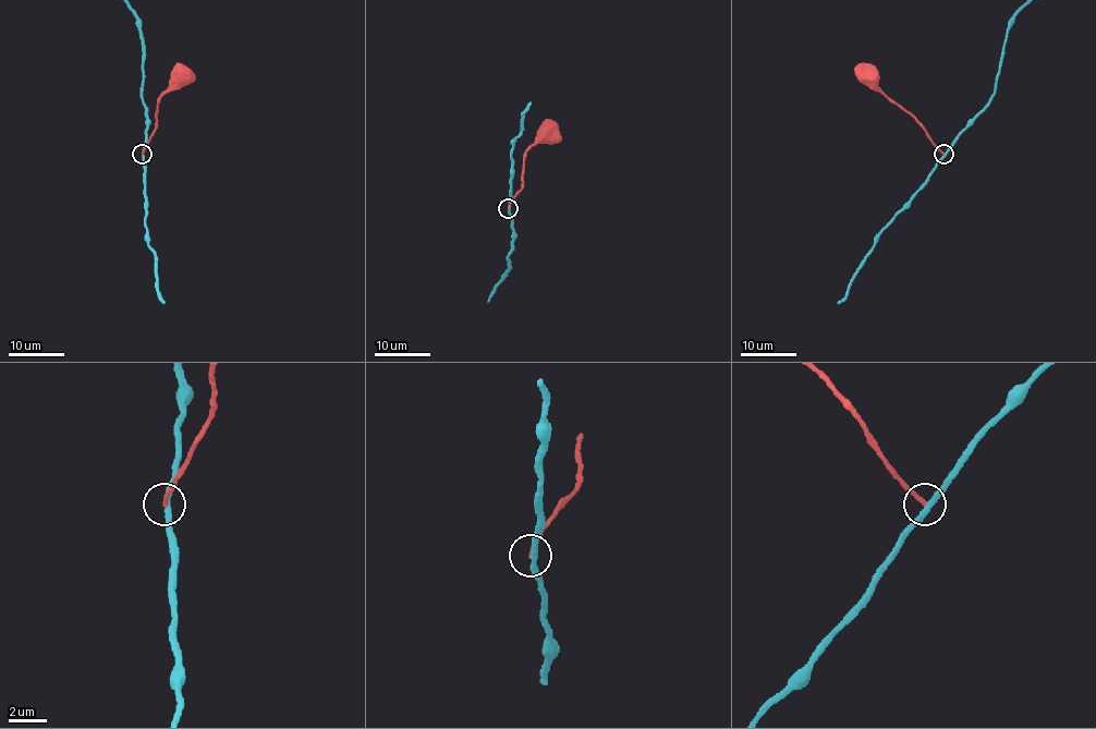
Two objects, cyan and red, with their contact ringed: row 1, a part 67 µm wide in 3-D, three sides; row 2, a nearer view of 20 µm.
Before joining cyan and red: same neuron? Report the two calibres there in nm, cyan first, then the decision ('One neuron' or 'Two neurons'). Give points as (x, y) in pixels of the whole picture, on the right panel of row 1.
Thickness 300 nm (cyan) against 220 nm. Two neurons

